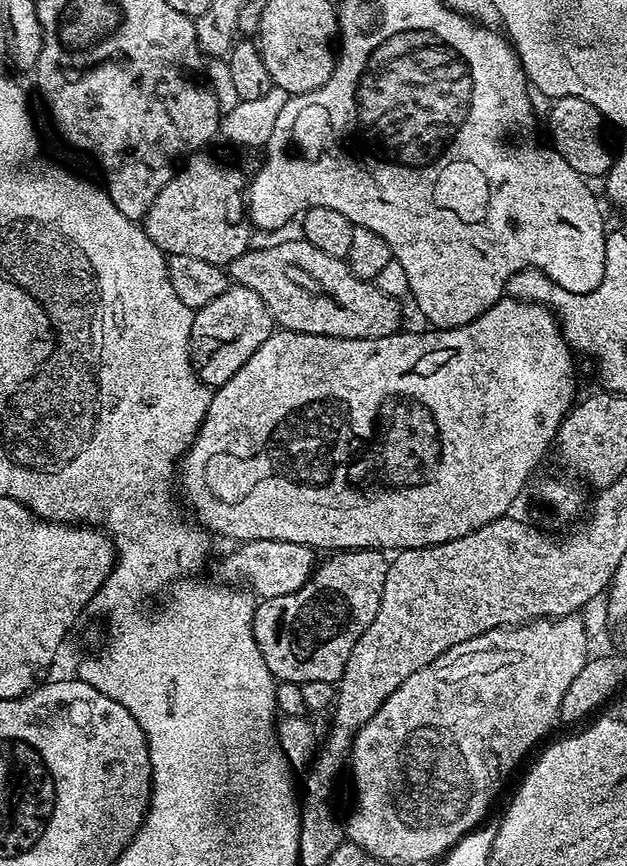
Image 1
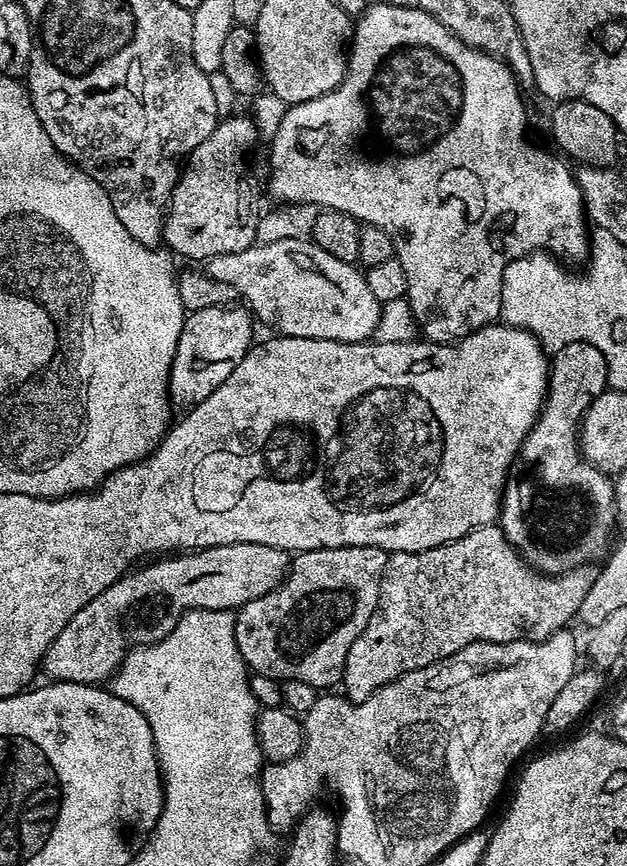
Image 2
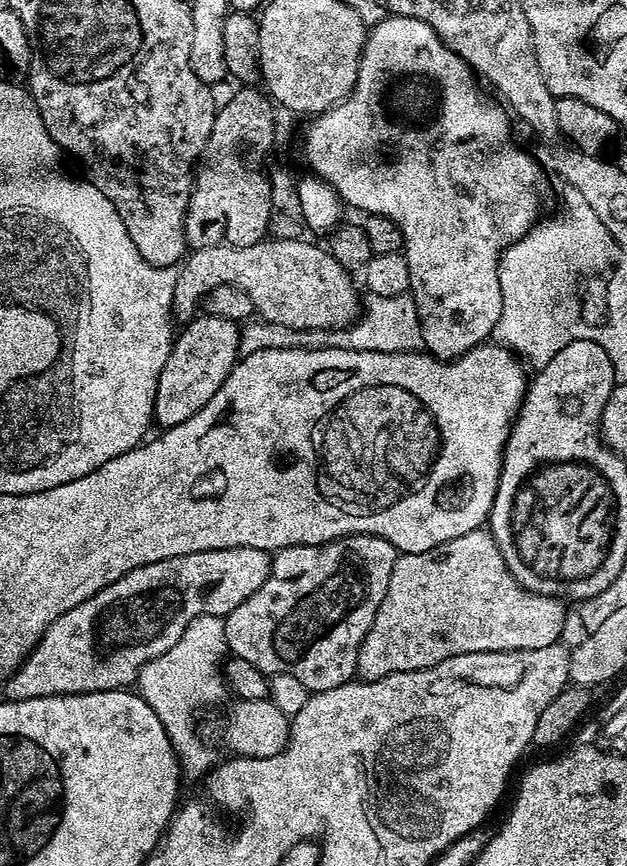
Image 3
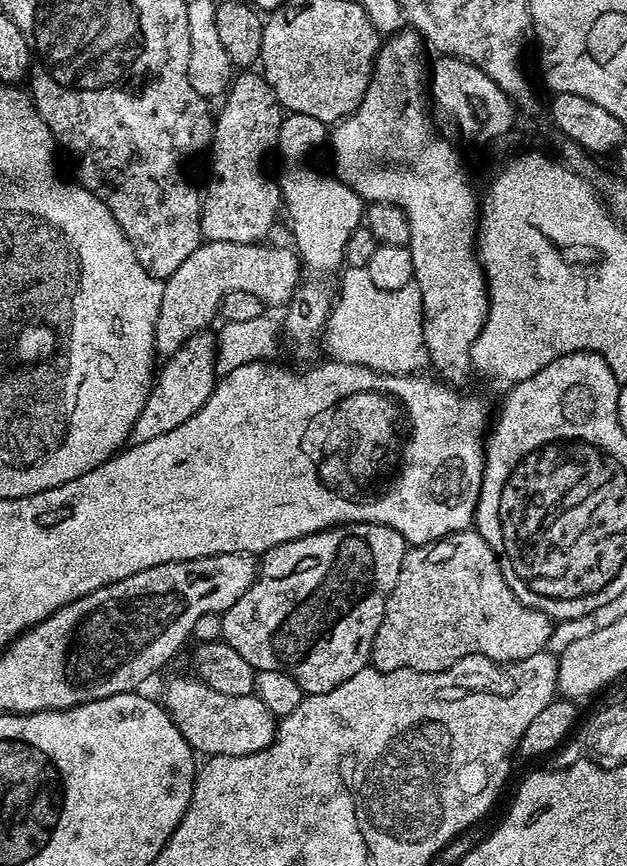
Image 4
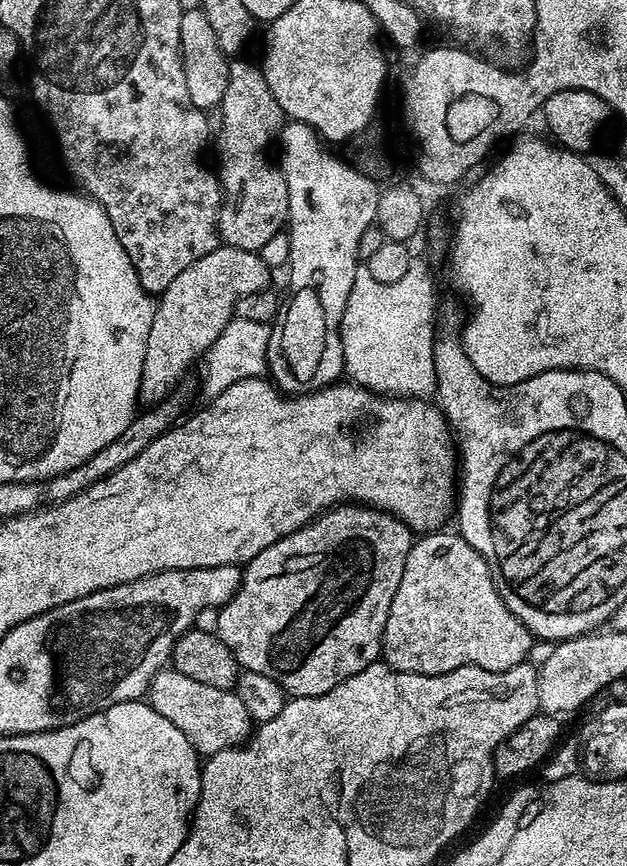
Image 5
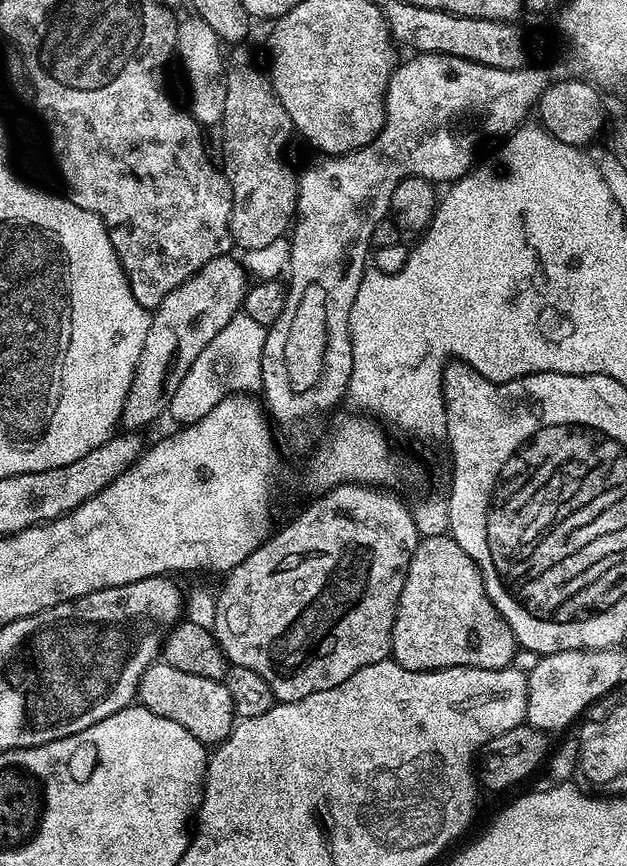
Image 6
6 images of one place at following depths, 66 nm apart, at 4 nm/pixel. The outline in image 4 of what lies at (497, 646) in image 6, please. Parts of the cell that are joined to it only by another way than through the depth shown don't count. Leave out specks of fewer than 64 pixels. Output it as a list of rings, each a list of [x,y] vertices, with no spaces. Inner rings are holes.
[[[465,530],[444,536],[433,544],[409,547],[402,558],[402,570],[398,570],[398,582],[394,582],[394,590],[390,590],[378,634],[374,634],[370,664],[380,672],[441,672],[467,656],[485,656],[499,665],[510,664],[545,651],[552,628],[554,621],[546,614],[514,598],[510,586],[506,586],[500,559],[480,533]]]

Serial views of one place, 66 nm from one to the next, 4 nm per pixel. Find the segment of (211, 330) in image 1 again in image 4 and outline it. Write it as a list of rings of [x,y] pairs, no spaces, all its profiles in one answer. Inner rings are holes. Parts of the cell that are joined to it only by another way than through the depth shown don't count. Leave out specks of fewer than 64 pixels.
[[[211,331],[196,332],[172,356],[167,357],[164,369],[159,369],[152,385],[152,391],[146,398],[146,406],[142,406],[142,414],[134,422],[128,435],[128,444],[150,442],[158,434],[170,434],[170,430],[182,426],[186,418],[190,418],[210,398],[218,383],[217,371],[217,337]]]

